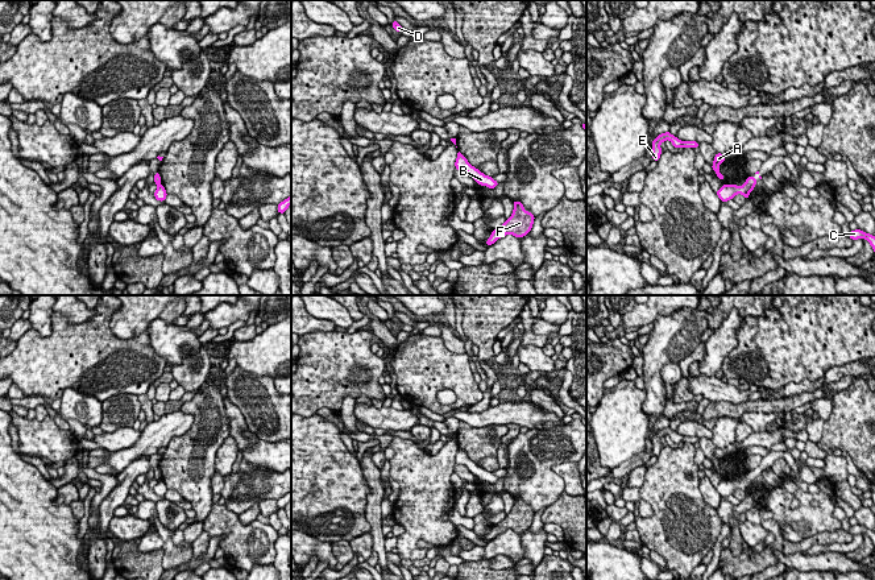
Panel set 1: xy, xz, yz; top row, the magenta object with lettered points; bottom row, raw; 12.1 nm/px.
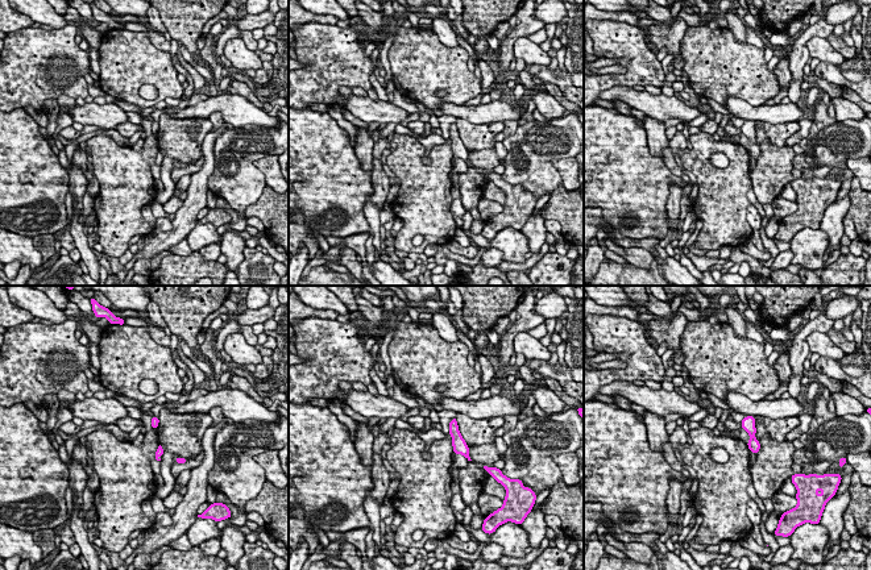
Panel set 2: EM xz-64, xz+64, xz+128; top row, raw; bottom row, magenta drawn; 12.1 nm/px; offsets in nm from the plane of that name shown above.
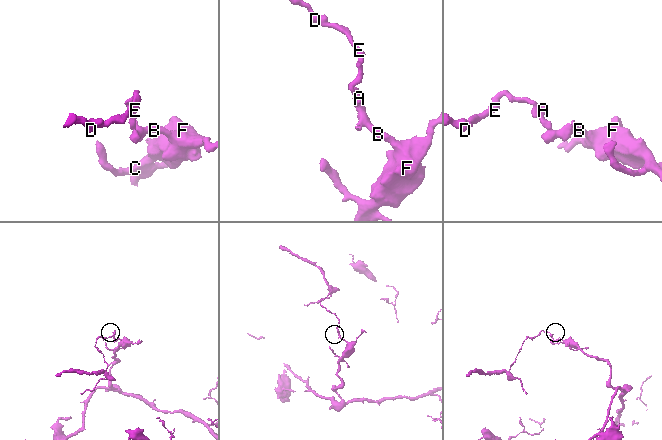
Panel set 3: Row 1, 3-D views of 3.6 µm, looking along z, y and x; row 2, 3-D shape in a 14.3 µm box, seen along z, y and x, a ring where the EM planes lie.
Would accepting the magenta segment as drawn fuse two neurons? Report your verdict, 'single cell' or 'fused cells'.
fused cells

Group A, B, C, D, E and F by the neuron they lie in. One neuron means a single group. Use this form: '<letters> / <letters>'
A D E / B C F

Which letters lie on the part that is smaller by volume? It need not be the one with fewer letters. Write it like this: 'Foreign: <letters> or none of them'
Foreign: A, D, E

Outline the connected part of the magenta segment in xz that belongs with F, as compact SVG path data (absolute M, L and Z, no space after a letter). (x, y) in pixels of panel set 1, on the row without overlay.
M513 496L513 498L514 505L511 511L506 514L501 522L493 525L490 533L485 538L486 542L494 539L498 534L507 529L521 534L532 525L535 511L530 506L526 506L521 497Z

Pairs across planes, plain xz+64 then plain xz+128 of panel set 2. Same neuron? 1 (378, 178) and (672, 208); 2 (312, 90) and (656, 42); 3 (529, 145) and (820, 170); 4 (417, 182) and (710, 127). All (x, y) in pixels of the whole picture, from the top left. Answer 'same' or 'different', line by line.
1: same
2: different
3: same
4: different

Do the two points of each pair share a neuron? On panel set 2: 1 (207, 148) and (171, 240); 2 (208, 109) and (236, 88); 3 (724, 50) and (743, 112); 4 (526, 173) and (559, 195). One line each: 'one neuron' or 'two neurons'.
1: one neuron
2: two neurons
3: two neurons
4: two neurons

